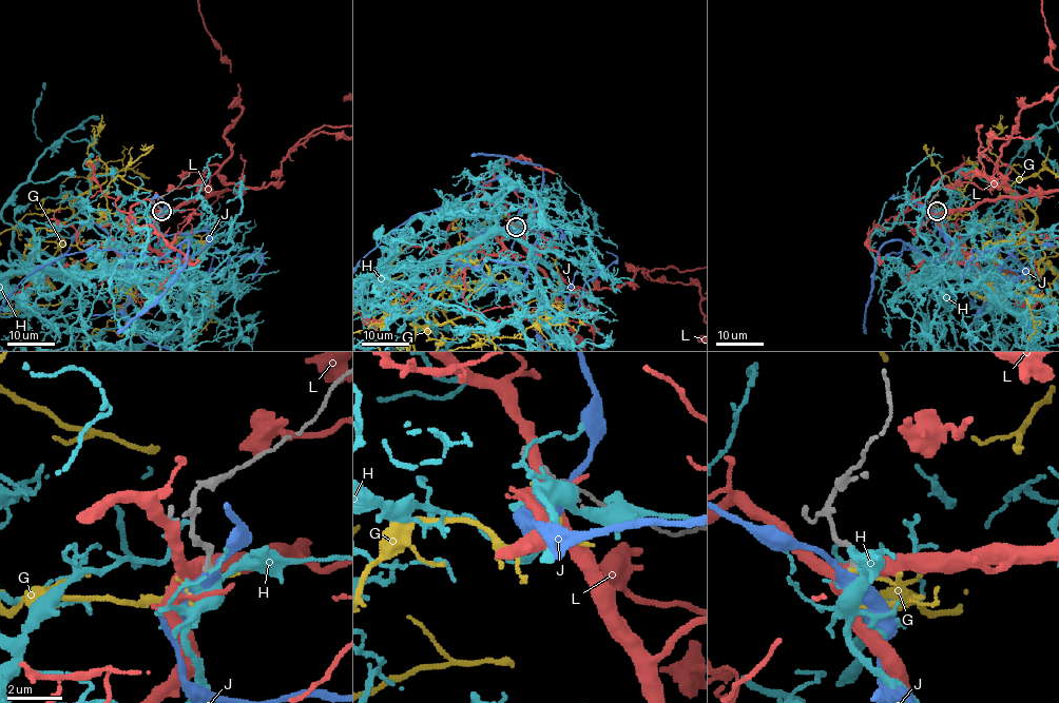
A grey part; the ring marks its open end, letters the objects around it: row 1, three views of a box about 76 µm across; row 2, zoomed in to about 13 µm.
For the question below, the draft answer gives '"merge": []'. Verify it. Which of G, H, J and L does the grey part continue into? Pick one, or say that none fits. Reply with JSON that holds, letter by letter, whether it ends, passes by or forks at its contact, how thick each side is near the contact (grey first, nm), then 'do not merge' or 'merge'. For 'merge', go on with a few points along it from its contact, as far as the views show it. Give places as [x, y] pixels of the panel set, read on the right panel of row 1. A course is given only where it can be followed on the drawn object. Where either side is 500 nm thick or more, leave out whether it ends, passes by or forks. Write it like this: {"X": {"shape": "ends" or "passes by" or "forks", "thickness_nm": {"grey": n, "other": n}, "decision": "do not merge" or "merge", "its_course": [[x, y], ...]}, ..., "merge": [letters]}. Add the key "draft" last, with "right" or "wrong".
{"G": {"shape": "passes by", "thickness_nm": {"grey": 220, "other": 150}, "decision": "do not merge"}, "H": {"shape": "passes by", "thickness_nm": {"grey": 220, "other": 240}, "decision": "merge"}, "J": {"shape": "passes by", "thickness_nm": {"grey": 200, "other": 480}, "decision": "do not merge"}, "L": {"shape": "forks", "thickness_nm": {"grey": 220, "other": 440}, "decision": "do not merge"}, "merge": ["H"], "draft": "wrong"}

